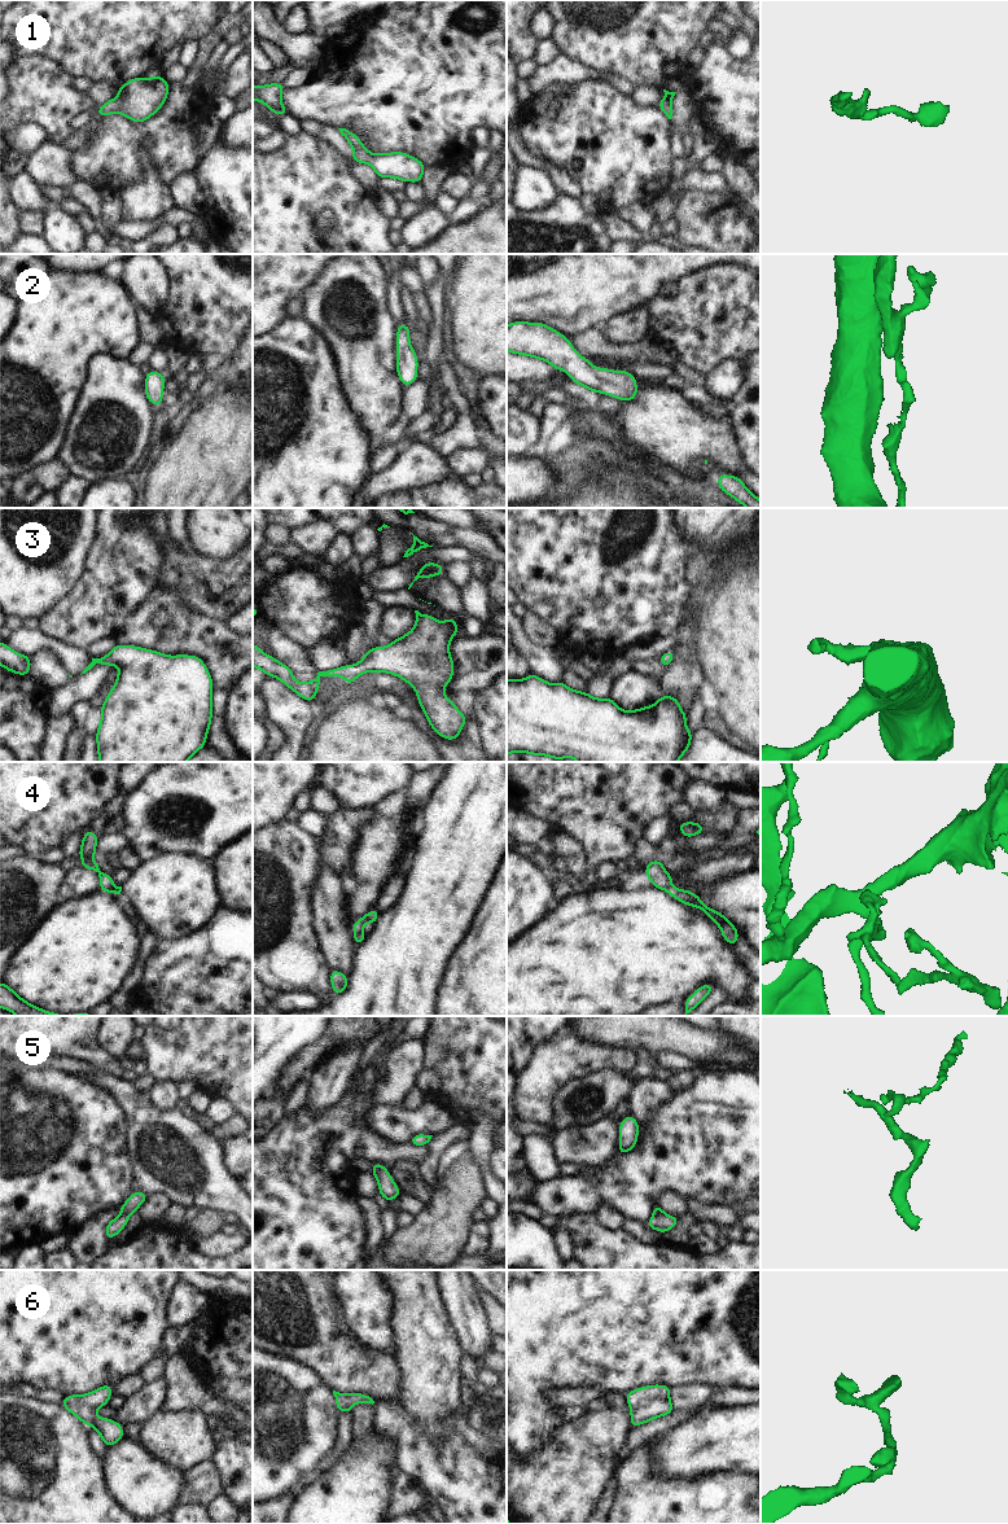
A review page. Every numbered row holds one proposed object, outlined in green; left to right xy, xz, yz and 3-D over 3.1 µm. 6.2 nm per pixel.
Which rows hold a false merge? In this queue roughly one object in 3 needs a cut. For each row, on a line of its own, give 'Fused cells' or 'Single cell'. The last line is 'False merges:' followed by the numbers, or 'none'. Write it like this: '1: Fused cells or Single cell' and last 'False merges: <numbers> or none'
1: Single cell
2: Single cell
3: Single cell
4: Fused cells
5: Fused cells
6: Single cell
False merges: 4, 5.

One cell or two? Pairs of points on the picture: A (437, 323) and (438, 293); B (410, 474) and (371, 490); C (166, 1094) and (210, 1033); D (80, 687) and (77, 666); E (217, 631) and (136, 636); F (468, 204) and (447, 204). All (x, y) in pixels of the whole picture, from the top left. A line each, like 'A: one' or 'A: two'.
A: one
B: one
C: two
D: two
E: one
F: two

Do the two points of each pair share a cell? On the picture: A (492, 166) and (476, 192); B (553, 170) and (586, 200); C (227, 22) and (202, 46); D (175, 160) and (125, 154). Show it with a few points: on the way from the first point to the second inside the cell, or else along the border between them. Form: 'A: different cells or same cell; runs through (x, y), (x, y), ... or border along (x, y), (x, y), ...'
A: same cell; runs through (491, 173), (482, 185)
B: different cells; border along (583, 193), (578, 198)
C: different cells; border along (213, 29), (220, 38)
D: same cell; runs through (165, 145), (150, 131), (143, 131), (134, 140)

